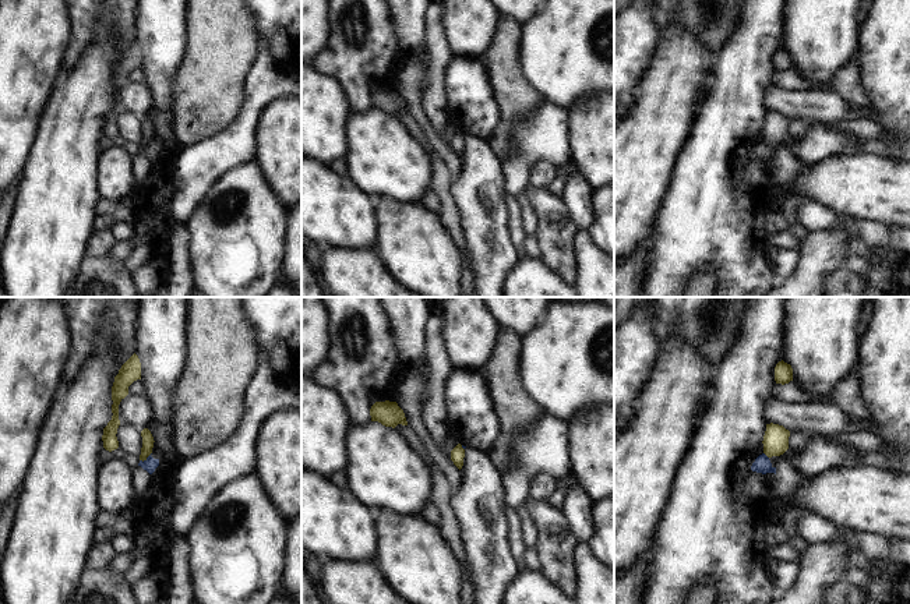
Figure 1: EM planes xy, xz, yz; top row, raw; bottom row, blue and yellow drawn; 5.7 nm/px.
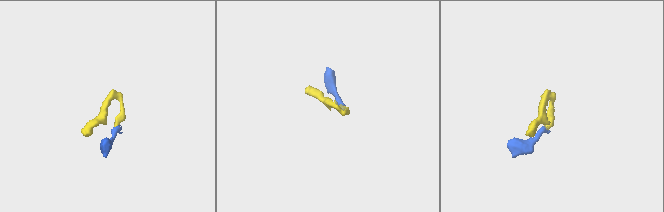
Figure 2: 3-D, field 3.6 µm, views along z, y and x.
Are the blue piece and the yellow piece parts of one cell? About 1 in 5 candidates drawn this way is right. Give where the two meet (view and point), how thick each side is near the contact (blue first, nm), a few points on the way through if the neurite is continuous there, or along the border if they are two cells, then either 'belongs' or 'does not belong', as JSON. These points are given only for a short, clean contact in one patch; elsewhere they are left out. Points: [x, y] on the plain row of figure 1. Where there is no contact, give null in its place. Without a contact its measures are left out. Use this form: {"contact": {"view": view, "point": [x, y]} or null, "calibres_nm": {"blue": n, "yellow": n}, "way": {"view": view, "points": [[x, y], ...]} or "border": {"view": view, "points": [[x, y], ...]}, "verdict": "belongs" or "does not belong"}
{"contact": {"view": "xy", "point": [147, 145]}, "calibres_nm": {"blue": 80, "yellow": 70}, "border": {"view": "xy", "points": [[151, 140], [140, 148]]}, "verdict": "does not belong"}

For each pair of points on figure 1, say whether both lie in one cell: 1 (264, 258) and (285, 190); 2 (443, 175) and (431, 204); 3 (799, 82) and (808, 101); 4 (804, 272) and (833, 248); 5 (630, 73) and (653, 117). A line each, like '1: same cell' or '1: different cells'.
1: different cells
2: different cells
3: different cells
4: same cell
5: different cells

